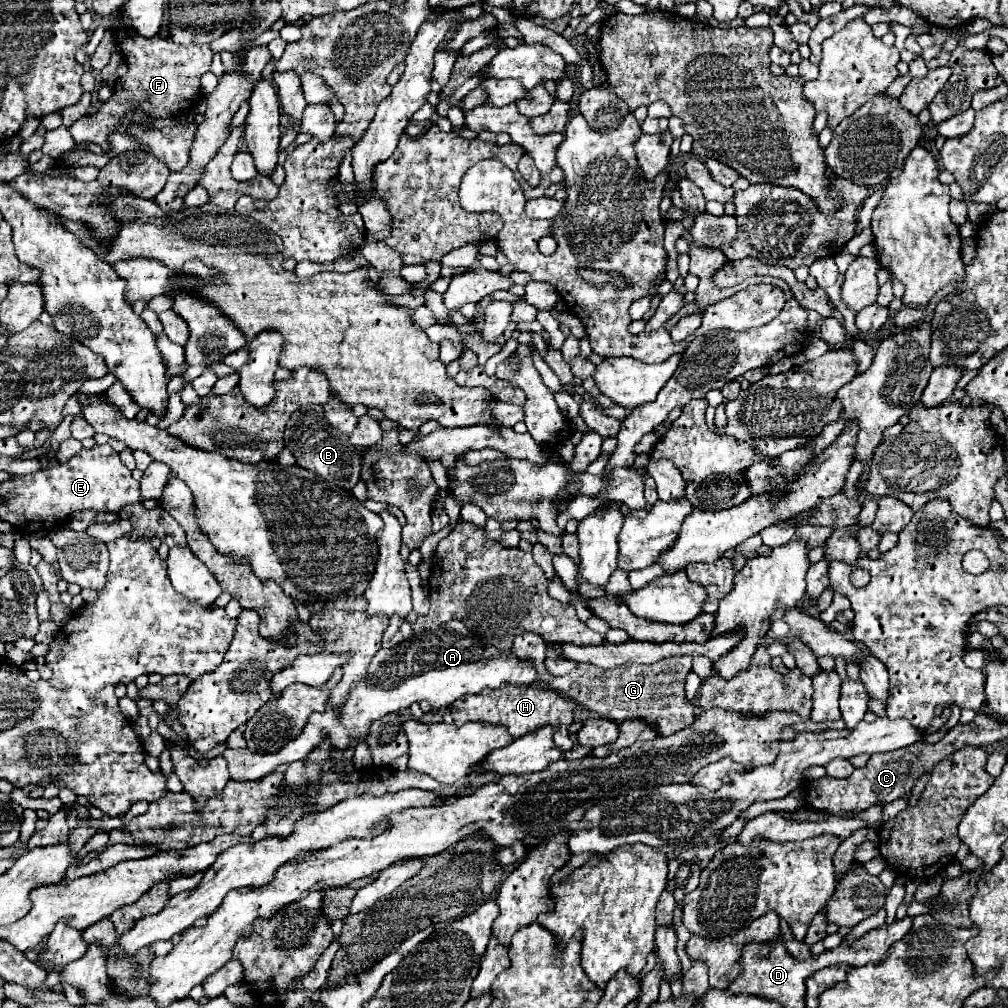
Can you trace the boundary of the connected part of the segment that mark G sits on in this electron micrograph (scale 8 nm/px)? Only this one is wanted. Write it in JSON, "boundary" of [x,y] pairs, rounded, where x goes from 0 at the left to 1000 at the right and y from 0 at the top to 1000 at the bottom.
{"boundary":[[[520,627],[518,631],[512,631],[508,639],[508,647],[516,653],[530,655],[530,661],[536,669],[536,679],[554,685],[558,690],[563,690],[583,700],[587,706],[607,712],[613,718],[625,712],[639,712],[641,716],[645,716],[645,720],[651,720],[654,731],[661,731],[687,718],[690,712],[688,696],[679,694],[681,669],[687,667],[685,651],[661,653],[645,661],[643,659],[617,659],[605,665],[597,665],[589,659],[573,659],[565,669],[558,673],[548,673],[538,657],[538,651],[540,651],[538,631],[530,627]]]}

